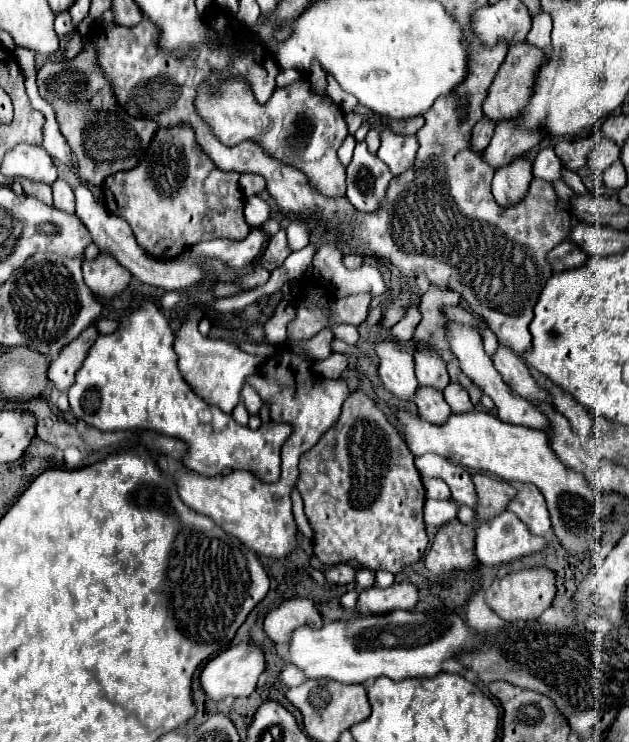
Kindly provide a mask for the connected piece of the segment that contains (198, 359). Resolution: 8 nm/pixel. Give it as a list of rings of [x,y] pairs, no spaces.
[[[196,306],[188,308],[186,320],[180,326],[176,334],[176,342],[174,342],[174,350],[178,354],[178,366],[198,396],[202,396],[208,404],[218,406],[222,412],[230,414],[240,400],[240,390],[244,386],[246,376],[250,376],[260,366],[262,358],[250,356],[224,340],[202,336],[198,332],[200,318],[202,318],[202,308],[196,308]]]

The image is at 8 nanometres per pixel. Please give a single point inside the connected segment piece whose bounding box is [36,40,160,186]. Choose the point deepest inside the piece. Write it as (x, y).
(104, 140)

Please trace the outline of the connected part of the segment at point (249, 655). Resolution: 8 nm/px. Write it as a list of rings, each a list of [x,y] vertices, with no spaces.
[[[238,644],[232,646],[220,654],[216,654],[200,672],[200,688],[204,690],[204,694],[218,702],[224,700],[226,696],[234,696],[234,698],[242,698],[242,696],[250,696],[256,688],[256,682],[260,678],[260,674],[264,672],[266,662],[264,662],[264,654],[260,648],[256,648],[254,644]]]

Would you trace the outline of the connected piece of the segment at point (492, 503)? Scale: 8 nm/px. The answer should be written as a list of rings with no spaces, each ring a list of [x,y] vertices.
[[[474,472],[472,482],[478,496],[478,506],[474,508],[478,524],[502,514],[506,510],[506,504],[516,496],[516,488],[510,482],[490,478],[482,472]]]

